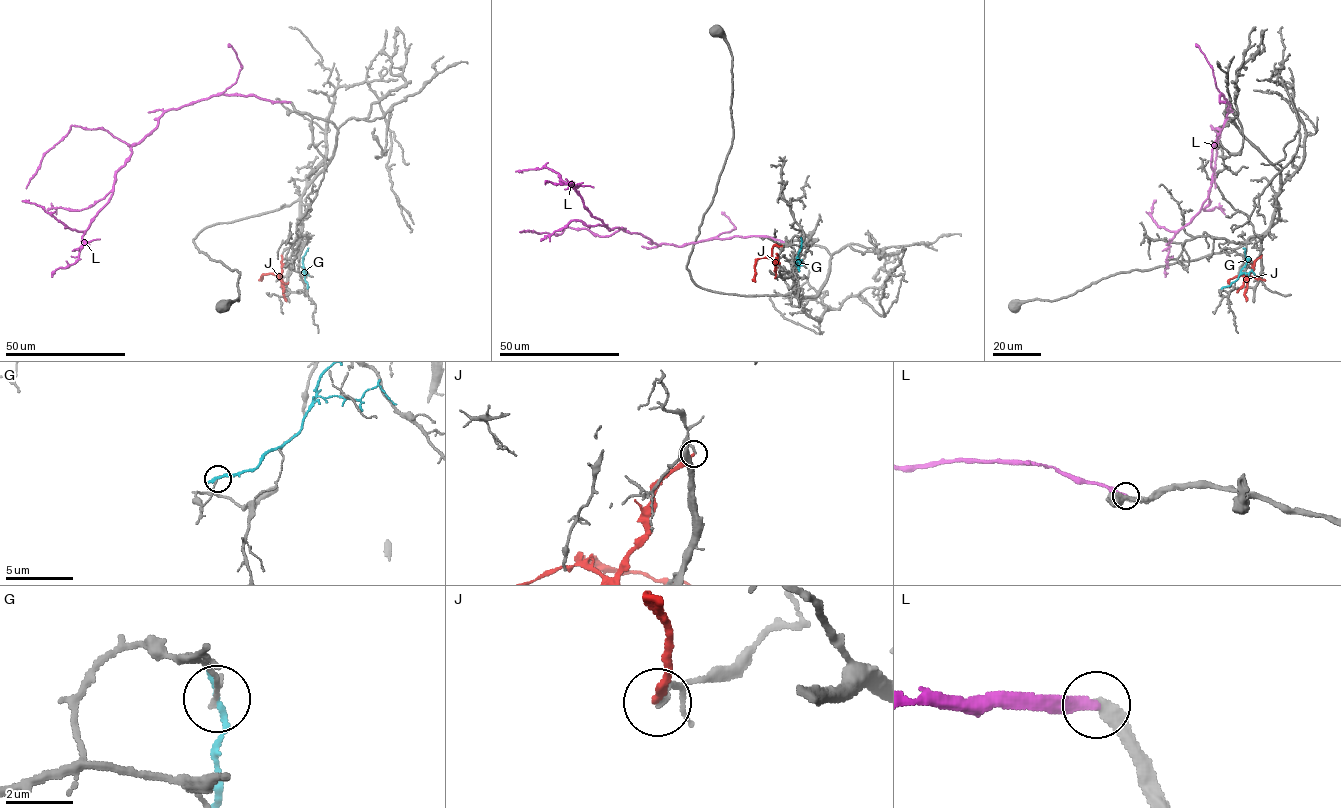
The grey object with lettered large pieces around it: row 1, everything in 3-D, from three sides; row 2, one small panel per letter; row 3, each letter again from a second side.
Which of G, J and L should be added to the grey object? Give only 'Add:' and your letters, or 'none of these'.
Add: none of these

